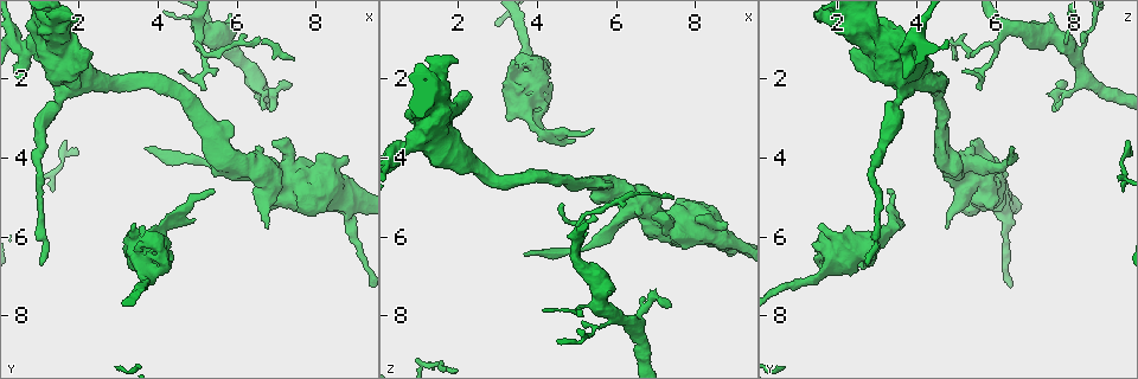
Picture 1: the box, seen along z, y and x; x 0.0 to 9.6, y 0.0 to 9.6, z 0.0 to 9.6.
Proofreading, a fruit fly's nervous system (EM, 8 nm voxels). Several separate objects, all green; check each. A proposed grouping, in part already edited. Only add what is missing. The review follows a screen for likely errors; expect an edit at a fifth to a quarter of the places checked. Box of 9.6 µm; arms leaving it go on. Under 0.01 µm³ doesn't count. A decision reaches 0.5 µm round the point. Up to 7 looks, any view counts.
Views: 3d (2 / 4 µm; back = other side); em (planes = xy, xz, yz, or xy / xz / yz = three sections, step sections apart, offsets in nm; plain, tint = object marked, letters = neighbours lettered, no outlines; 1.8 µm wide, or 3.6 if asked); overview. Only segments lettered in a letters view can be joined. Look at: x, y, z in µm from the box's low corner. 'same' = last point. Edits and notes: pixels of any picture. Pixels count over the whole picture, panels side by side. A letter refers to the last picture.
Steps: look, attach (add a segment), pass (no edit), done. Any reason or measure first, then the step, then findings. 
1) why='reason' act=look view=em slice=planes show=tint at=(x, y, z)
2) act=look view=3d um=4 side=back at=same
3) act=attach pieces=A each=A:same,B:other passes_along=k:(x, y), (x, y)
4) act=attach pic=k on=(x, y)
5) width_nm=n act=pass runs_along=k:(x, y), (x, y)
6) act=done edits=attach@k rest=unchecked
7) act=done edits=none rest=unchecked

why='sharp bend' act=look view=3d um=4 at=(6.95, 2.30, 7.55)

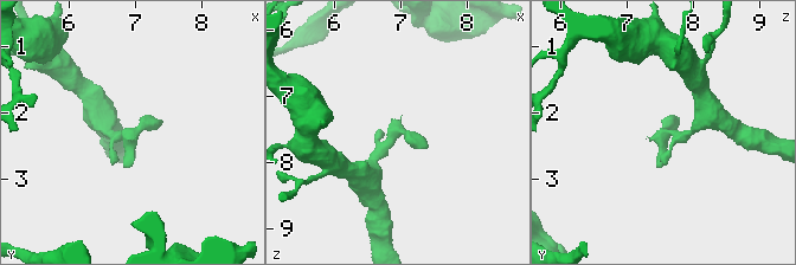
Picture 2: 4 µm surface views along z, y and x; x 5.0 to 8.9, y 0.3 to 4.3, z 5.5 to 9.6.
act=look view=em slice=planes show=letters at=(6.95, 2.35, 7.55)

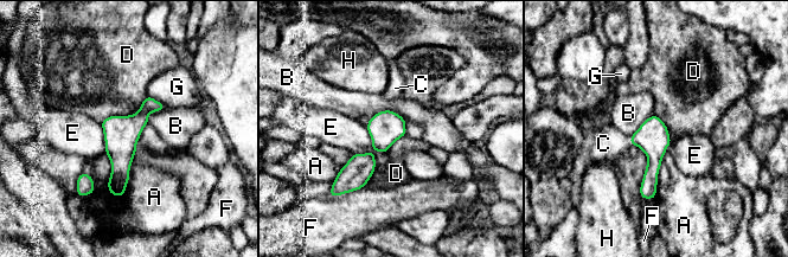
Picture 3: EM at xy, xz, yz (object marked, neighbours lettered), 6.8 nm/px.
act=attach pieces=C each=A:other,B:other,C:same,D:other,E:other,F:other,G:other,H:other passes_along=3:(653, 137), (630, 141), (603, 143) found='it goes on there'

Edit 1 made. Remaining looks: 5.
act=look view=overview

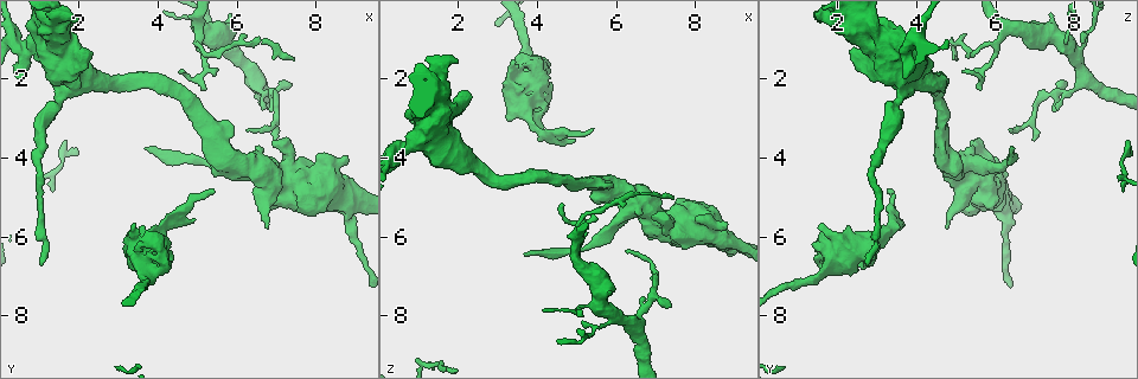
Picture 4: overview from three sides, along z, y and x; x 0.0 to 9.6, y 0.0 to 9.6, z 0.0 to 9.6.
why='abrupt turn' act=look view=em slice=planes show=letters at=(5.05, 1.95, 5.60)

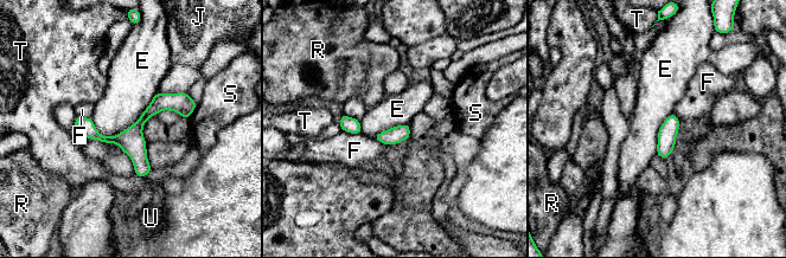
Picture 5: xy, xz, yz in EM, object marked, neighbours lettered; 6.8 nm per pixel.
act=pass each=E:other,F:other,J:other,R:other,S:other,T:other,U:other found='no lettered segment goes on from it'

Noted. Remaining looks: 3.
why='tapers out' act=look view=em slice=planes show=letters at=(4.90, 5.60, 3.65)

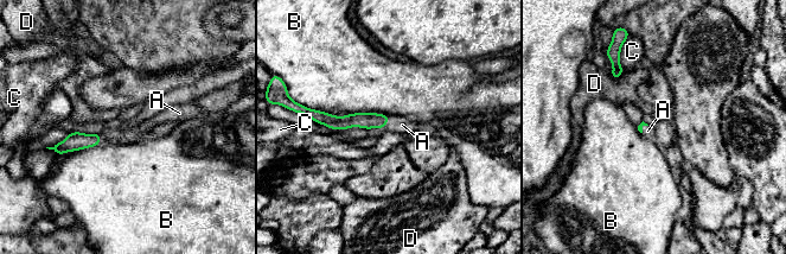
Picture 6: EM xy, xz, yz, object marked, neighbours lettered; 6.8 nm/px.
longest_contact=B:550nm act=attach pieces=A each=A:same,B:other,C:other,D:other passes_along=6:(363, 120), (385, 122), (402, 125) found='the neuron continues'

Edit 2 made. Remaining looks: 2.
act=done edits=attach@3,attach@6 rest=unchecked

